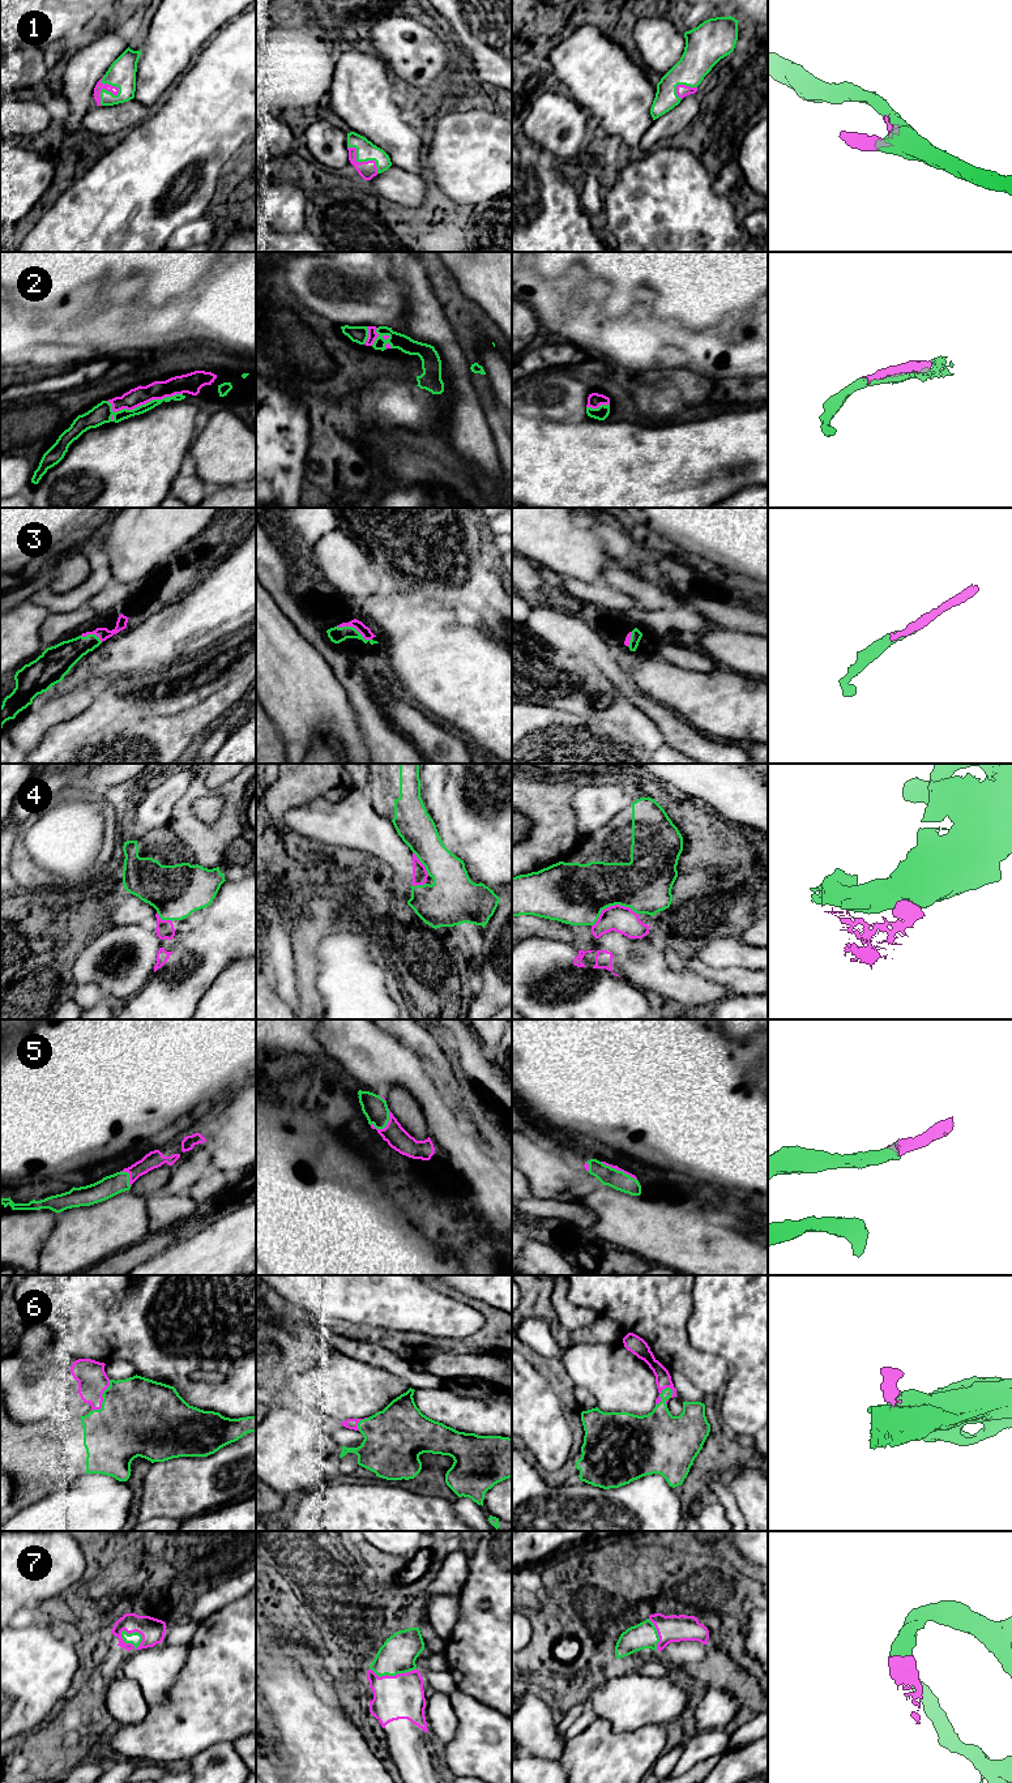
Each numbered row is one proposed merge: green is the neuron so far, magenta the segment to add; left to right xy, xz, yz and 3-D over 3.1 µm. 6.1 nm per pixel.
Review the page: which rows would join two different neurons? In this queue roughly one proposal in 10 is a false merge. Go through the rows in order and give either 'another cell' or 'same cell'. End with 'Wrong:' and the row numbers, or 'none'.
1: same cell
2: same cell
3: same cell
4: another cell
5: same cell
6: same cell
7: same cell
Wrong: 4

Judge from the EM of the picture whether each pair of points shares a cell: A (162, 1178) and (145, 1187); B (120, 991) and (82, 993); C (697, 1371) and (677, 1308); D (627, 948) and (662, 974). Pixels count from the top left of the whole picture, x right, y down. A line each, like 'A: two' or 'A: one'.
A: one
B: two
C: one
D: one

